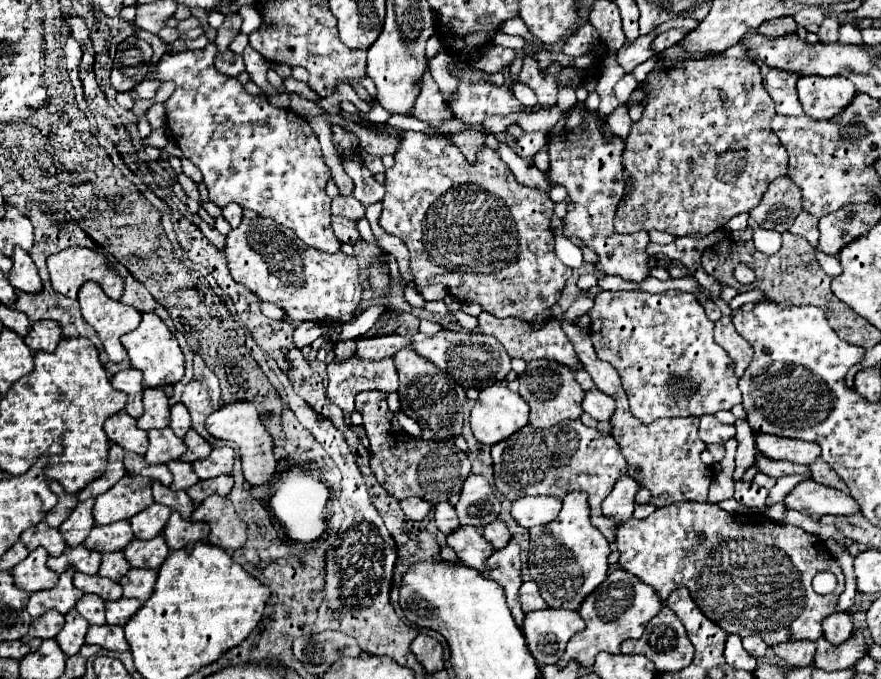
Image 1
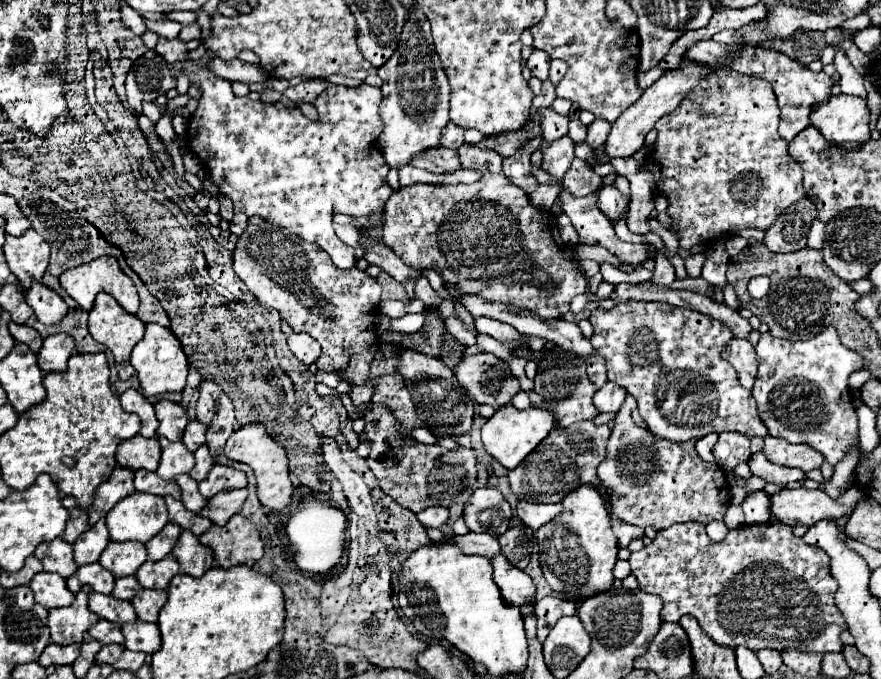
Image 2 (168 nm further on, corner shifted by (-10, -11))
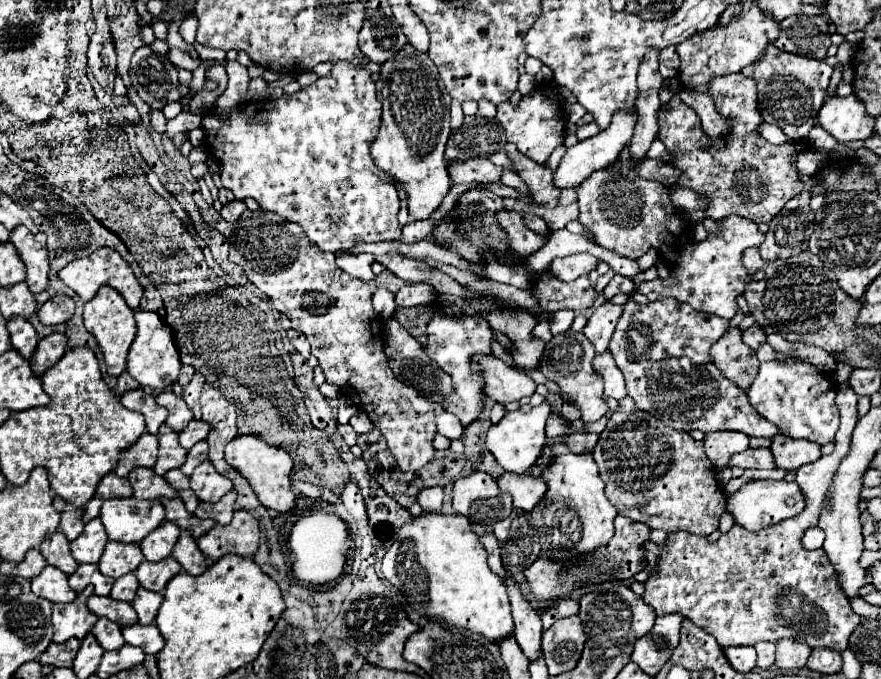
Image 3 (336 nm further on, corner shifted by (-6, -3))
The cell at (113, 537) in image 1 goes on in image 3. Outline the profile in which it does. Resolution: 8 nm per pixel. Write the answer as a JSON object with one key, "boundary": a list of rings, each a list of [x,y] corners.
{"boundary":[[[108,541],[102,559],[98,563],[98,569],[102,575],[118,579],[126,573],[132,573],[138,569],[138,565],[144,561],[142,549],[136,543],[116,543]]]}

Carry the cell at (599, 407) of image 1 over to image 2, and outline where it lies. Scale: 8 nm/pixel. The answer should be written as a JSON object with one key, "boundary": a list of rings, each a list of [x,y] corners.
{"boundary":[[[608,381],[602,389],[596,391],[594,405],[600,413],[618,413],[624,403],[624,397],[626,397],[626,389]]]}

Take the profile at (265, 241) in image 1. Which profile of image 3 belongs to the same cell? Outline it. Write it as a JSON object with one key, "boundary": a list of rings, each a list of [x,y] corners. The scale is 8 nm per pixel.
{"boundary":[[[246,209],[240,215],[240,219],[234,223],[234,231],[230,235],[228,259],[240,265],[246,277],[272,299],[274,307],[292,321],[294,331],[300,331],[308,337],[312,345],[312,355],[318,359],[322,371],[326,373],[326,383],[340,387],[340,391],[372,419],[372,423],[386,437],[388,447],[394,453],[400,469],[402,471],[422,469],[434,455],[434,447],[432,447],[432,439],[436,435],[434,403],[422,397],[416,389],[398,381],[392,369],[388,367],[382,335],[374,335],[372,329],[376,321],[376,311],[372,307],[372,293],[376,289],[376,283],[350,277],[348,273],[336,267],[334,255],[320,251],[296,223],[284,221],[280,215],[270,211],[260,211],[260,209],[258,211]]]}

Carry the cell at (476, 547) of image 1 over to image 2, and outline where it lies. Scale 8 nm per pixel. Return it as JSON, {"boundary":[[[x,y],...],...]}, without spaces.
{"boundary":[[[496,555],[496,559],[490,559],[490,561],[494,565],[496,585],[500,587],[506,603],[522,605],[528,599],[530,601],[534,599],[536,587],[528,573],[524,573],[518,567],[514,567],[512,563],[508,563],[508,559],[504,559],[504,555]]]}

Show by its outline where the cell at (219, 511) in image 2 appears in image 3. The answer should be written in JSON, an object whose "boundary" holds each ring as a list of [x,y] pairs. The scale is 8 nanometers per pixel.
{"boundary":[[[230,491],[218,503],[200,503],[198,509],[194,511],[194,517],[214,519],[220,525],[228,525],[234,513],[234,501],[236,501],[236,493]]]}

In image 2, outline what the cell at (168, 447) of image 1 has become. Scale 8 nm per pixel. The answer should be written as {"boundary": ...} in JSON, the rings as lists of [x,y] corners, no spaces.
{"boundary":[[[160,441],[162,447],[162,459],[158,465],[158,475],[162,479],[174,479],[180,473],[190,473],[190,469],[194,467],[194,455],[192,451],[188,451],[188,447],[182,441]]]}

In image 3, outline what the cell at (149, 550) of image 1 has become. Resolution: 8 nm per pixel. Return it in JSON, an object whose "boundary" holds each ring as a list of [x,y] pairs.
{"boundary":[[[168,557],[168,559],[158,561],[158,563],[144,561],[134,573],[136,573],[136,577],[138,577],[138,581],[140,581],[140,585],[142,585],[144,589],[160,593],[160,591],[166,587],[166,583],[168,583],[174,575],[178,575],[180,571],[182,571],[180,563],[176,563],[172,557]]]}

